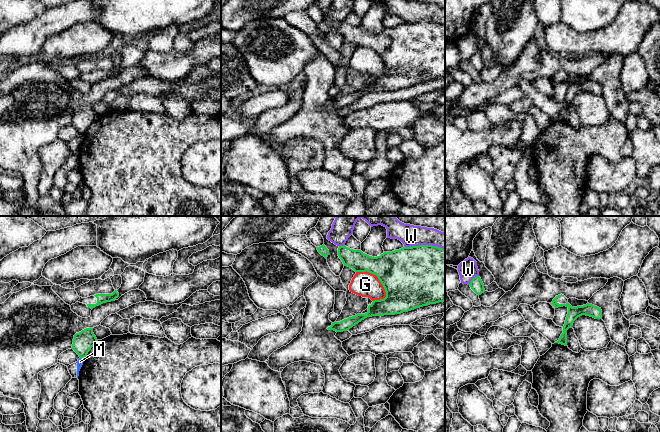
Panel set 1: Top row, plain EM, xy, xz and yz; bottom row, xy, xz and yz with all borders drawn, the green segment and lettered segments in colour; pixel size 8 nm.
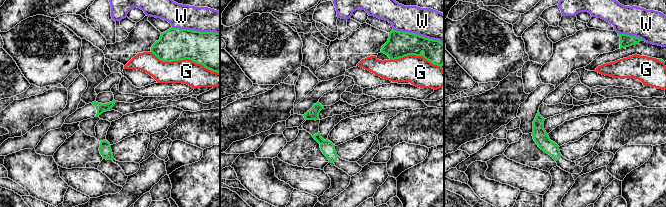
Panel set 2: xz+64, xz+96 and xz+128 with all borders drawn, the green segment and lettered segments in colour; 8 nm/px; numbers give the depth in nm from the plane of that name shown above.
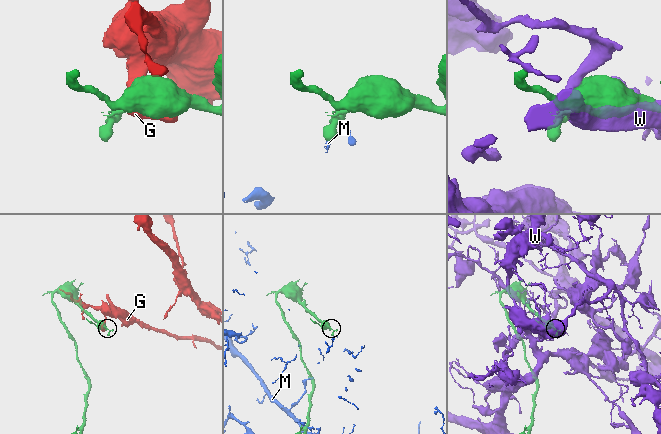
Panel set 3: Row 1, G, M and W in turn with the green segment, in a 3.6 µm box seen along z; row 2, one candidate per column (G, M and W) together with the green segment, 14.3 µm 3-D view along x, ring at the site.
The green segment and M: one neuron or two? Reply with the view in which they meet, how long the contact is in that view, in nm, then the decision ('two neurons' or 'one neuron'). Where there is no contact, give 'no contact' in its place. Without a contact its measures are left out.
contact in xy; length 30 nm; two neurons

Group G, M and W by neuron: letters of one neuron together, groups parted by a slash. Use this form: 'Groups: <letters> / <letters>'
Groups: G / M / W

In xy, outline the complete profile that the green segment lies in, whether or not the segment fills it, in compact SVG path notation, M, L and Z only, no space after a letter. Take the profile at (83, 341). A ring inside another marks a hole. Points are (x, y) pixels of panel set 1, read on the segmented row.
M86 328L74 335L72 348L59 355L58 363L69 366L78 361L79 358L87 356L91 348L97 343L93 328Z

